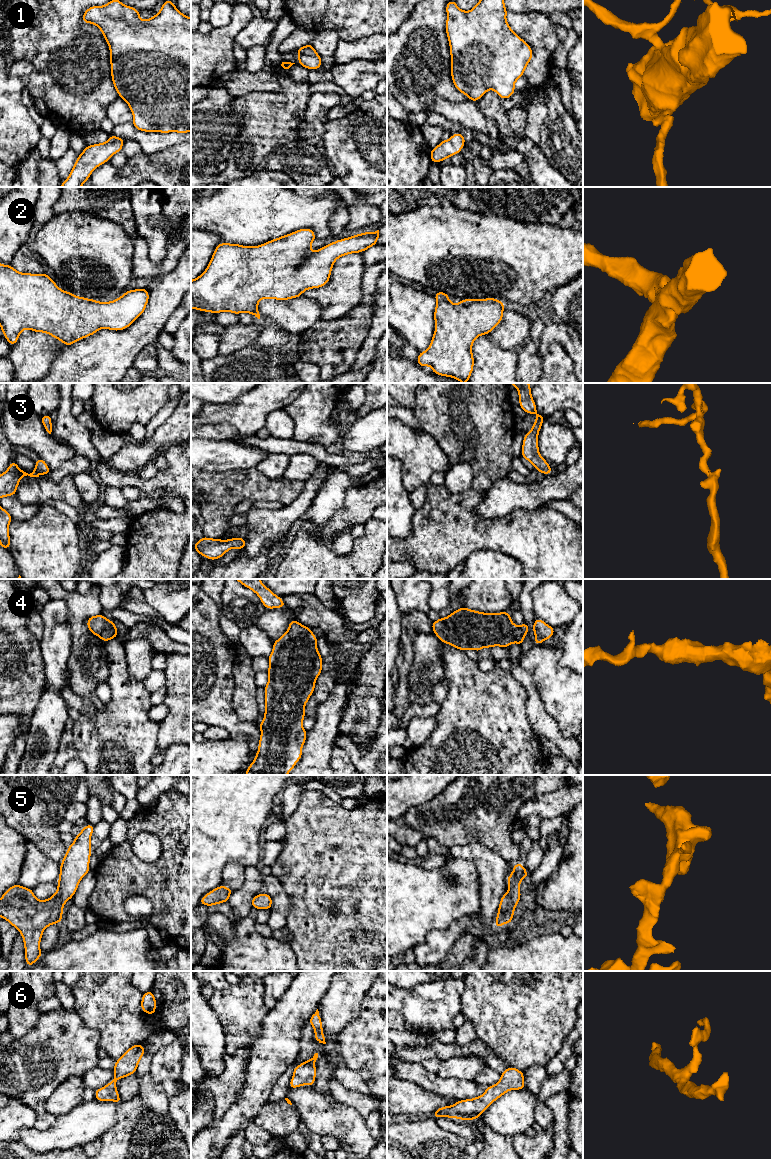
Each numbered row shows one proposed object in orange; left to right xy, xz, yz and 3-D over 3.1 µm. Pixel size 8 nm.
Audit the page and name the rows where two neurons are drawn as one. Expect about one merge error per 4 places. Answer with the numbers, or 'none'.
none

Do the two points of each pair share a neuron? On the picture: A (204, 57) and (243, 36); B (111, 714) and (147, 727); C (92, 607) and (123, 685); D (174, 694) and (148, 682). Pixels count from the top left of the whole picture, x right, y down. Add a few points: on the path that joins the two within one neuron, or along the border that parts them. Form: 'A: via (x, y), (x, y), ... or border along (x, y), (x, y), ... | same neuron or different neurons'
A: border along (248, 23), (235, 36), (232, 43) | different neurons
B: via (120, 723), (130, 727), (138, 727) | same neuron
C: border along (106, 642), (106, 661), (108, 666) | different neurons
D: border along (162, 671), (165, 677), (165, 685) | different neurons

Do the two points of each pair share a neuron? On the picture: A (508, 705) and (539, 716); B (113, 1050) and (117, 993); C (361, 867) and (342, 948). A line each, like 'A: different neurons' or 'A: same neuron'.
A: different neurons
B: same neuron
C: same neuron

